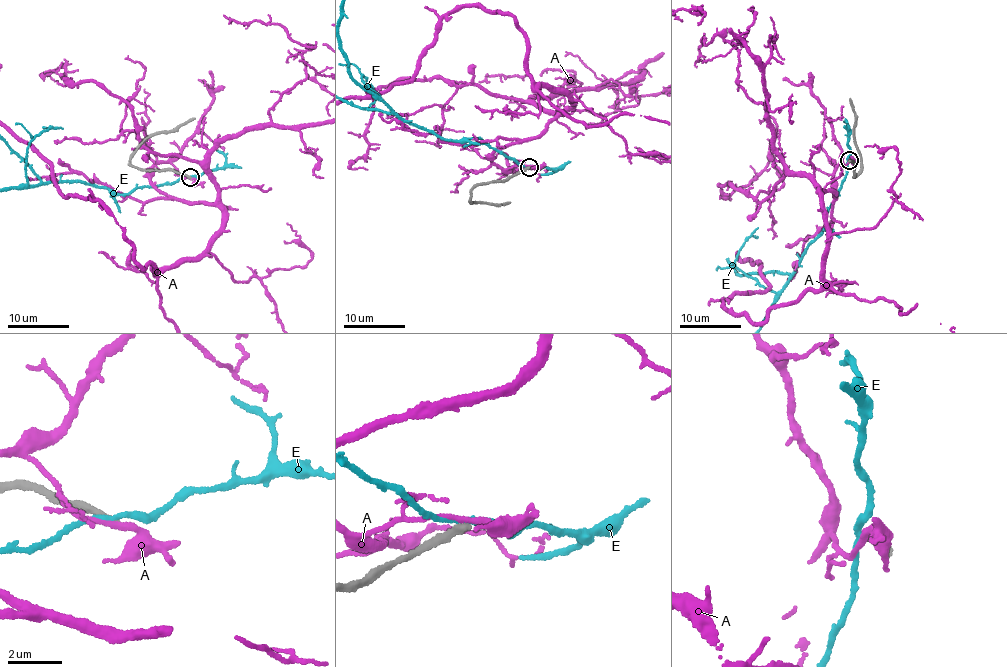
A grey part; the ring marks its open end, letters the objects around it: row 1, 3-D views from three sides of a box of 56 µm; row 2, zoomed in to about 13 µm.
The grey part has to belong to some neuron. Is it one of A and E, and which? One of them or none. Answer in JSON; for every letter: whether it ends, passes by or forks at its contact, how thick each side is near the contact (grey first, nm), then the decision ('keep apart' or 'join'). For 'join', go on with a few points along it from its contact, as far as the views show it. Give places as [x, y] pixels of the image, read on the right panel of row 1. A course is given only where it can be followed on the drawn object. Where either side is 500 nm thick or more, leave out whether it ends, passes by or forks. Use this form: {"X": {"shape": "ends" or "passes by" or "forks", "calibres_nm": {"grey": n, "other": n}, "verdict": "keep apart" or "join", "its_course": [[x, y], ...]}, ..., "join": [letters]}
{"A": {"shape": "passes by", "calibres_nm": {"grey": 280, "other": 200}, "verdict": "keep apart"}, "E": {"shape": "passes by", "calibres_nm": {"grey": 300, "other": 180}, "verdict": "keep apart"}, "join": []}

